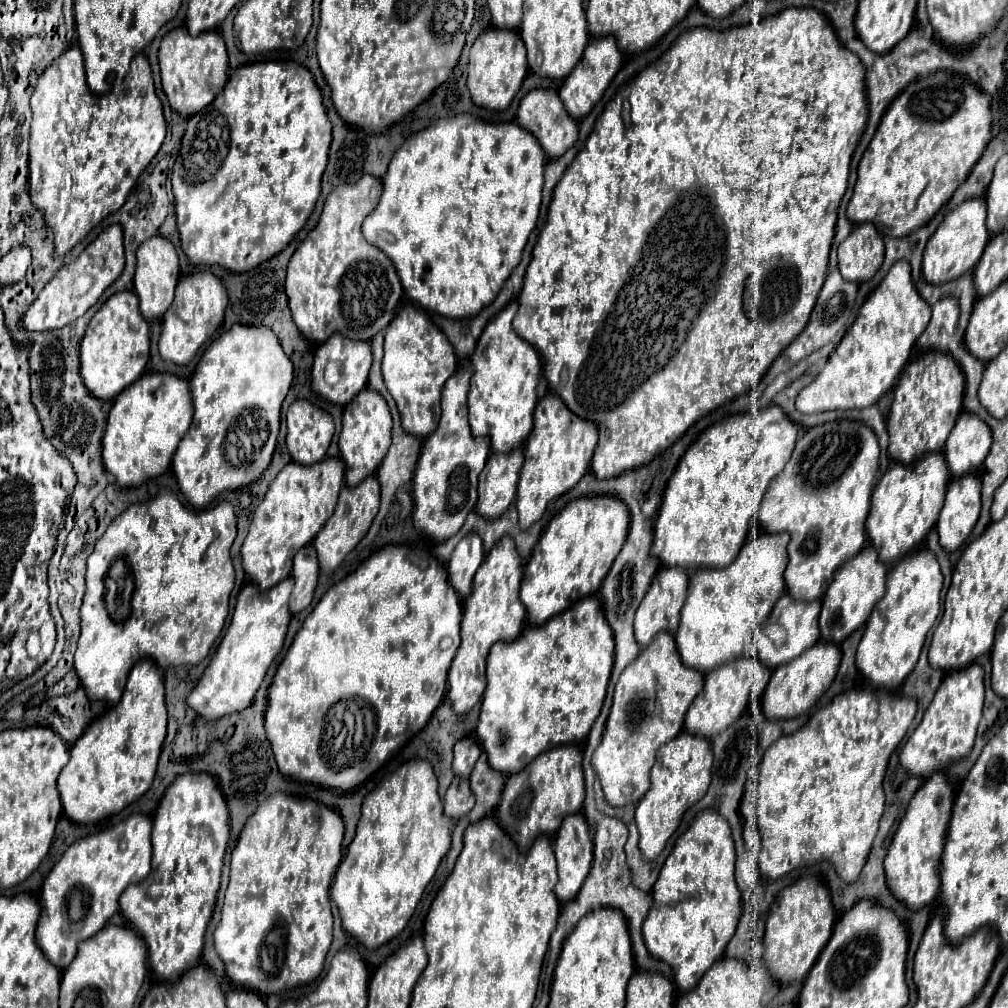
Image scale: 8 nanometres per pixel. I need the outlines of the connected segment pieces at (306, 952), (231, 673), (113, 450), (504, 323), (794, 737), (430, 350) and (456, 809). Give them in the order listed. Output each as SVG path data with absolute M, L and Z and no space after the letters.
M275 793L247 819L231 853L231 875L225 893L221 921L215 929L215 949L225 963L231 983L255 991L261 997L315 981L325 965L331 945L329 887L341 861L343 819L323 803Z
M289 577L267 591L259 591L255 585L243 587L243 591L237 597L229 629L225 631L197 687L187 697L187 703L199 717L207 721L217 721L225 715L243 711L253 703L253 697L269 665L273 663L275 655L281 651L285 641L285 633L291 619L291 613L287 609L287 601L293 589L291 581L293 579Z
M145 373L141 375L127 391L123 391L107 417L107 427L103 435L103 463L105 469L115 477L117 485L121 487L137 487L151 477L159 477L171 465L175 447L183 439L183 433L189 429L193 419L193 403L189 385L185 379L171 375L171 373Z
M511 301L505 309L501 309L481 333L475 353L471 355L471 387L469 387L469 425L473 437L489 437L489 447L493 451L511 451L511 447L521 447L531 433L533 427L533 409L537 403L537 385L541 379L541 359L537 351L527 345L527 341L519 339L513 329L513 317L517 313L517 301Z
M871 689L847 691L817 711L799 731L777 739L765 751L755 787L755 827L761 837L759 867L769 881L817 861L833 863L845 883L853 883L859 877L883 815L883 775L889 757L913 723L915 711L915 699L905 695L899 697L889 691L875 693Z
M405 305L387 325L383 349L383 379L387 383L387 391L397 403L403 429L411 431L411 435L419 435L419 439L425 439L439 423L443 385L457 369L453 345L423 311L413 305Z
M455 777L445 795L445 815L457 821L459 817L467 815L473 809L473 805L475 805L475 795L469 789L469 781Z

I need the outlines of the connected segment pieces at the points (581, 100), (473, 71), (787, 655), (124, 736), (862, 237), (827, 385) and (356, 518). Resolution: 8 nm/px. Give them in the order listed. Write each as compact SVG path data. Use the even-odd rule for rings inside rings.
M611 35L599 37L599 39L593 37L589 41L581 63L573 69L573 73L563 81L563 87L559 89L559 97L563 99L563 105L567 107L567 113L575 121L581 121L595 107L595 103L603 97L603 93L611 85L615 73L621 69L621 63L623 63L623 53L619 51L615 39L611 39Z
M489 27L475 39L469 55L467 87L477 107L485 107L491 111L507 109L515 93L519 91L525 75L527 75L527 57L525 57L523 41L517 31Z
M783 595L773 615L775 621L785 625L787 641L783 647L775 647L771 643L759 647L757 657L761 657L763 663L767 663L767 667L775 669L799 657L807 647L815 645L819 641L819 625L817 625L819 607L821 601L803 603L803 601L793 601L789 595Z
M143 659L135 663L135 667L131 669L121 701L109 713L95 719L95 723L91 723L87 731L71 747L71 759L57 779L57 789L61 793L65 815L75 823L95 823L113 813L119 813L129 803L137 801L153 783L165 733L167 733L167 707L165 707L163 675L155 665L155 661Z
M873 223L857 225L851 235L839 245L839 271L847 281L871 279L883 263L885 247Z
M897 261L881 285L863 303L855 323L831 353L825 369L797 395L799 413L823 413L833 409L863 409L875 405L897 381L917 337L931 319L929 305L919 297L911 281L907 261Z
M377 475L367 477L365 481L361 481L353 489L349 489L349 487L343 487L341 489L339 501L337 501L337 507L335 507L335 513L329 517L329 521L325 523L325 527L317 533L317 537L313 541L315 551L317 551L321 573L329 573L329 571L333 571L333 569L337 569L341 565L341 561L345 559L345 555L369 531L369 527L371 527L377 511L379 511L379 481L377 481Z

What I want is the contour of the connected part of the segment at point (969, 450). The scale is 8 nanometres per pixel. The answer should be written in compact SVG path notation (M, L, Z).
M961 413L947 443L945 459L953 477L975 473L991 447L991 429L971 413Z

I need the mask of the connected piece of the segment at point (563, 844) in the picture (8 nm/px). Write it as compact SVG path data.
M581 813L569 815L563 821L563 827L557 831L553 849L555 849L557 873L559 873L559 881L553 891L557 899L565 903L577 895L593 861L591 833Z

